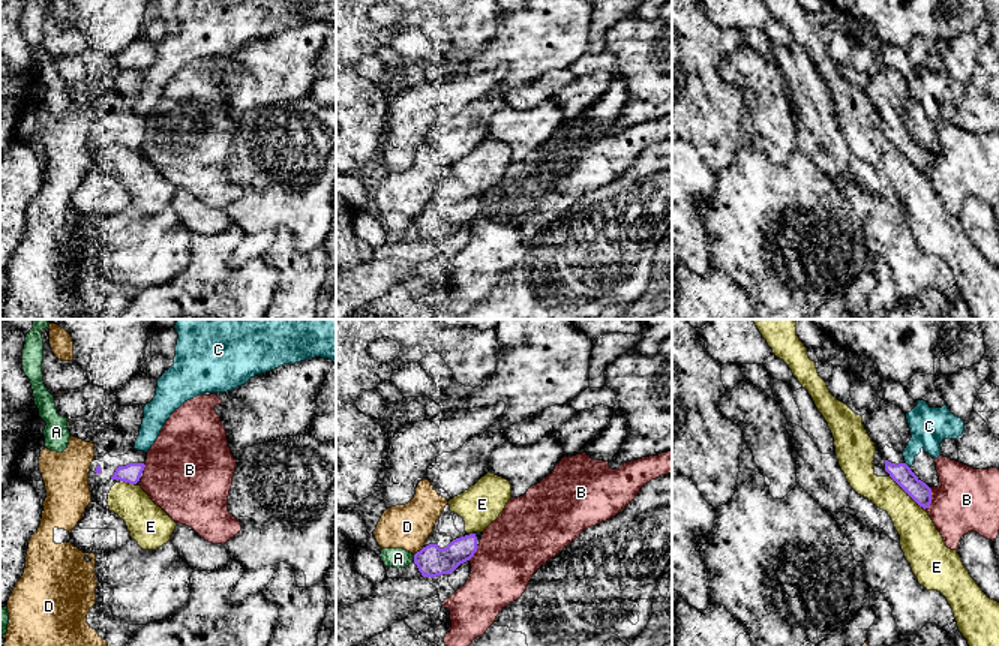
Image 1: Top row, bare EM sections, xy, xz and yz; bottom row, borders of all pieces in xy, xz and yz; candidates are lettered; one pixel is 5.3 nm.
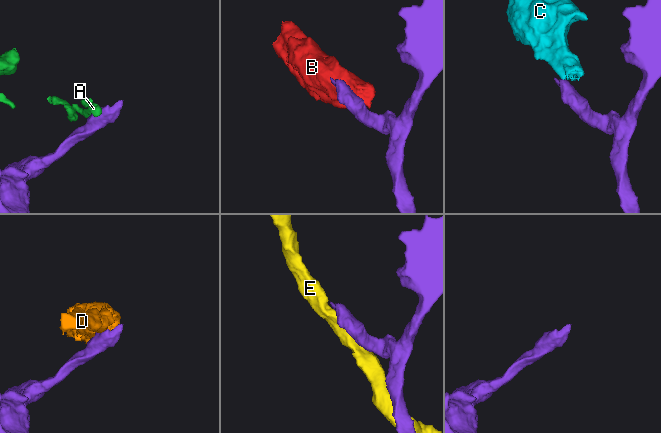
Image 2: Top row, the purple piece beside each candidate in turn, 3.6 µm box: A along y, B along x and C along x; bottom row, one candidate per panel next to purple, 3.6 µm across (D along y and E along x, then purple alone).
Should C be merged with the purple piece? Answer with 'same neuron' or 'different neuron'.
different neuron

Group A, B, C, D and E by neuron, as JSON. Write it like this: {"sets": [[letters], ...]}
{"sets": [["A"], ["B"], ["C"], ["D"], ["E"]]}

